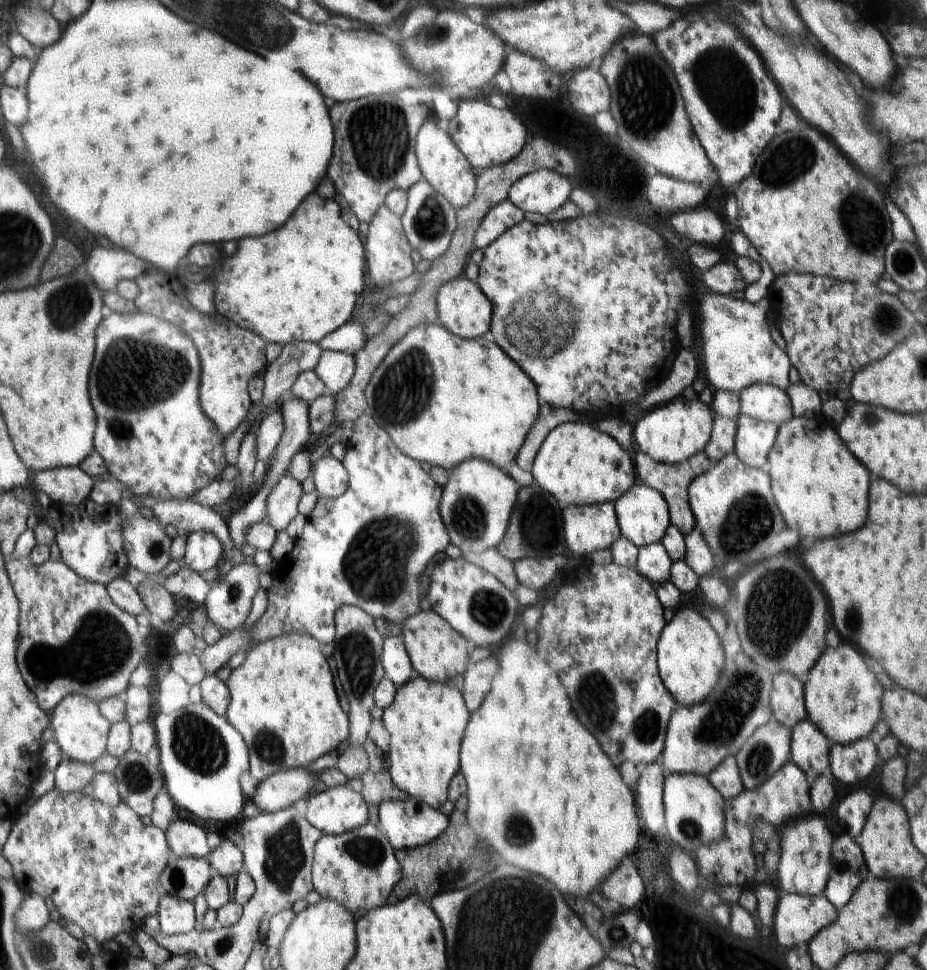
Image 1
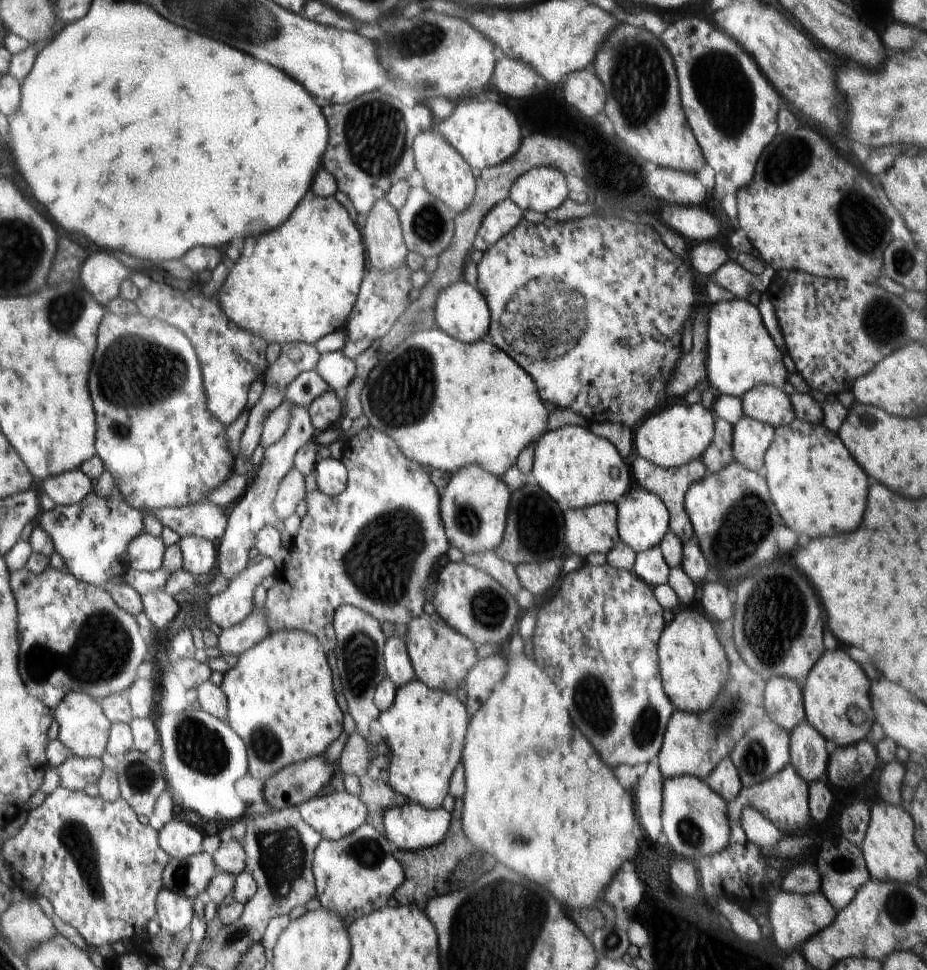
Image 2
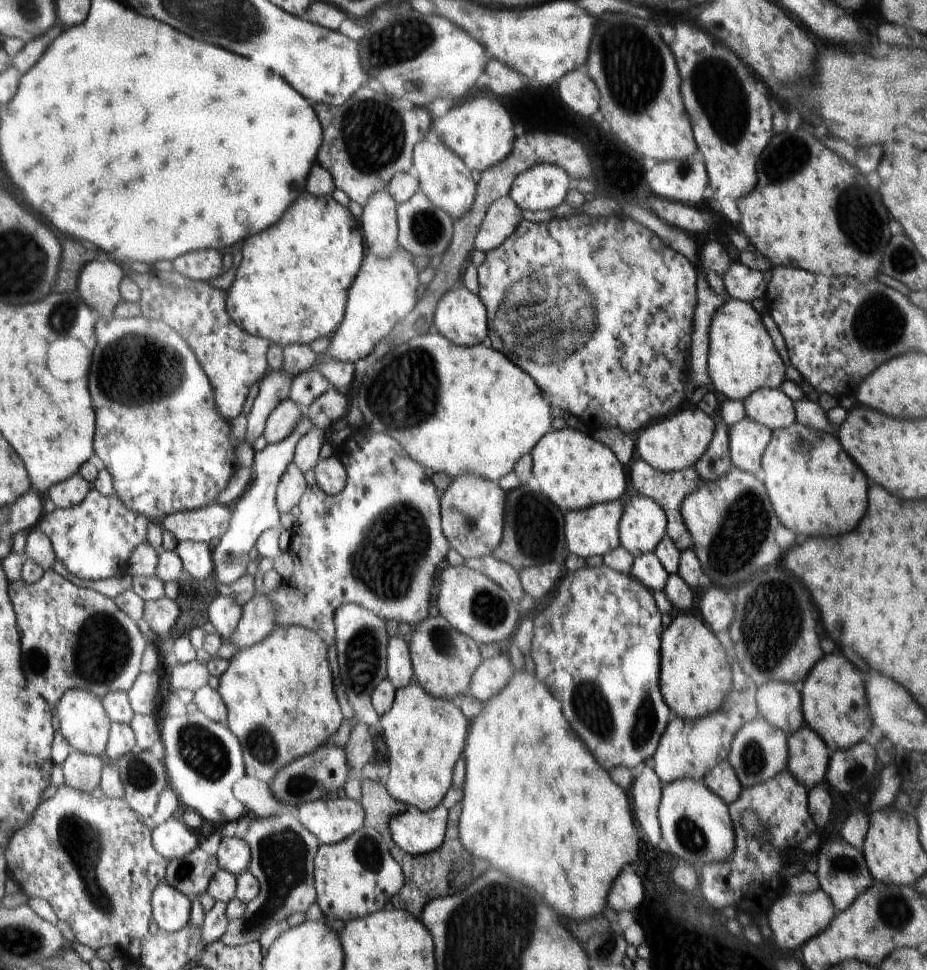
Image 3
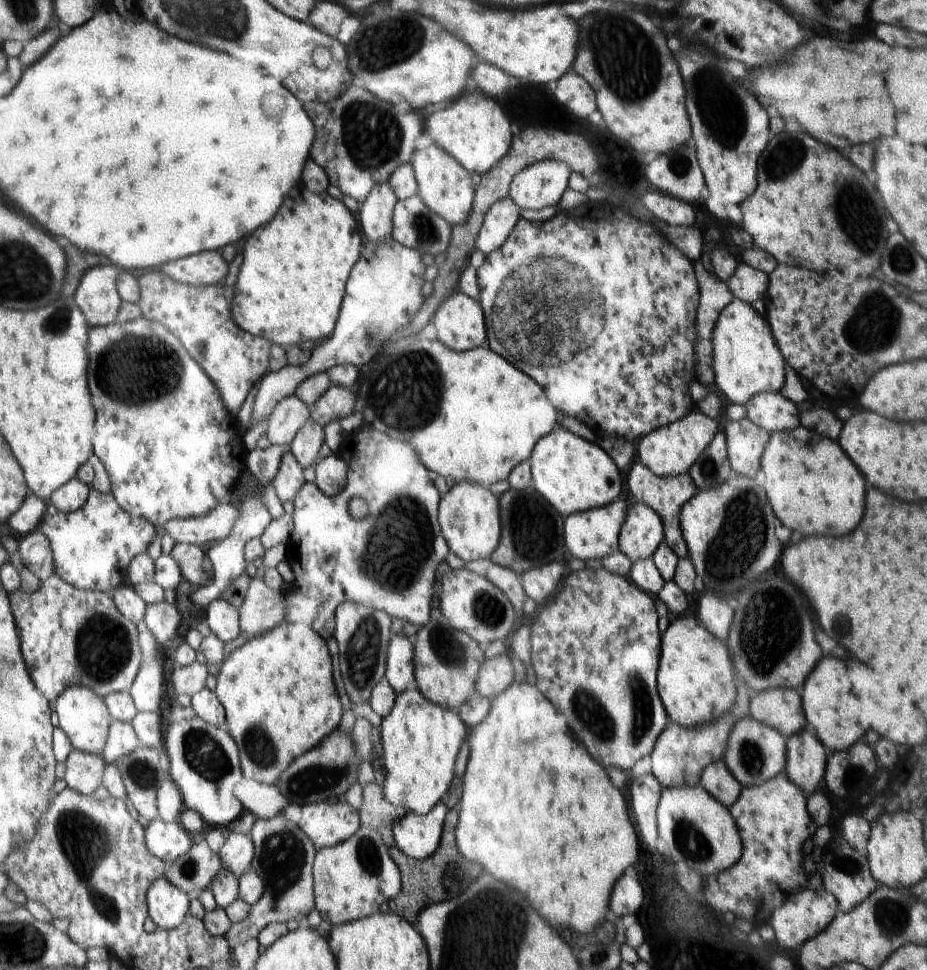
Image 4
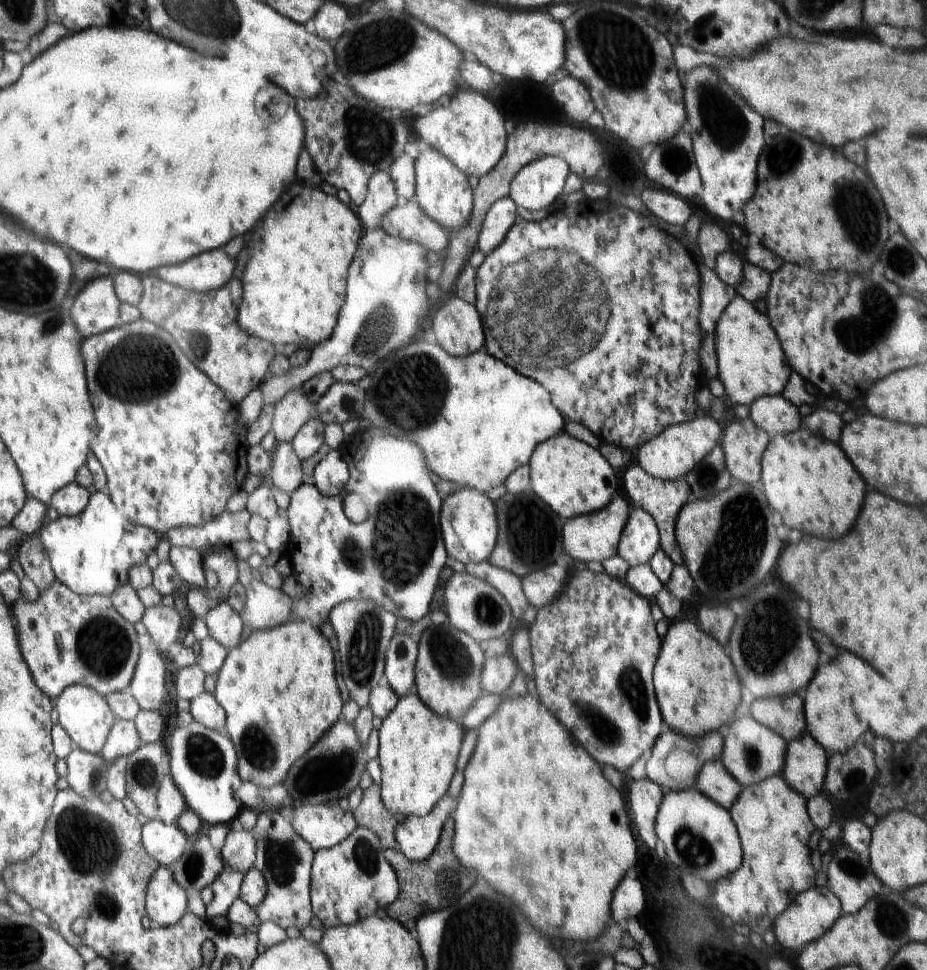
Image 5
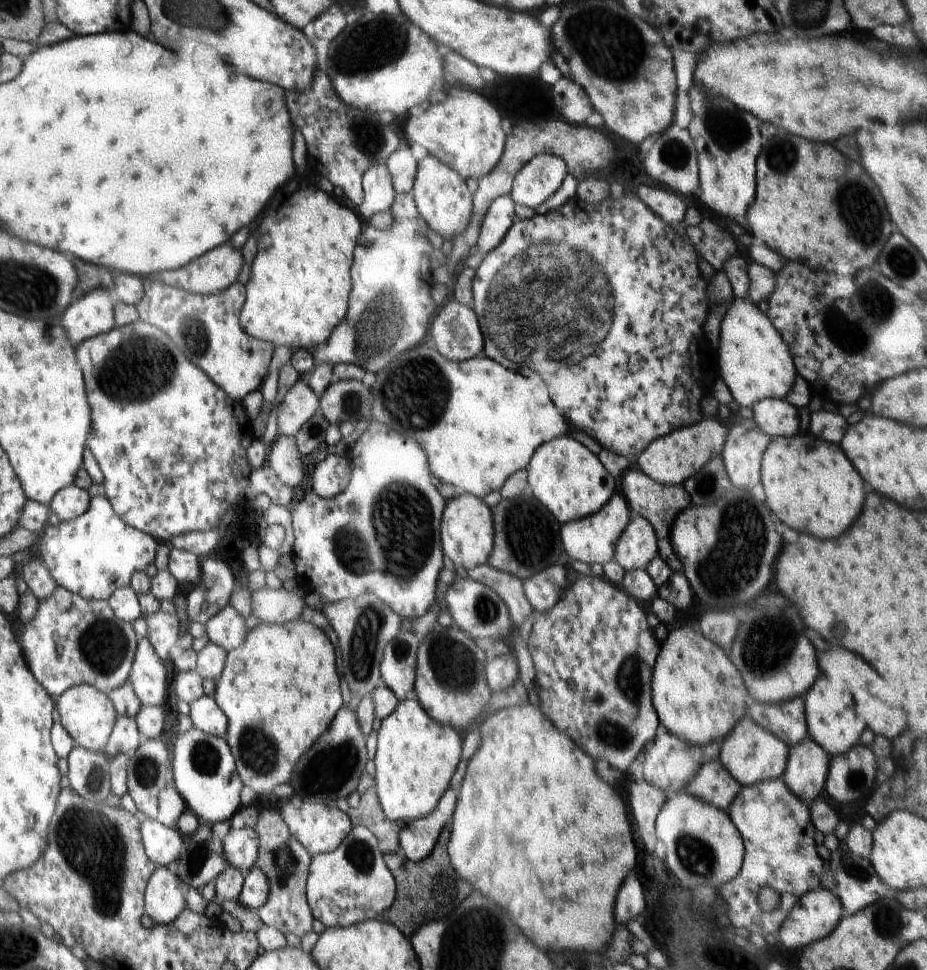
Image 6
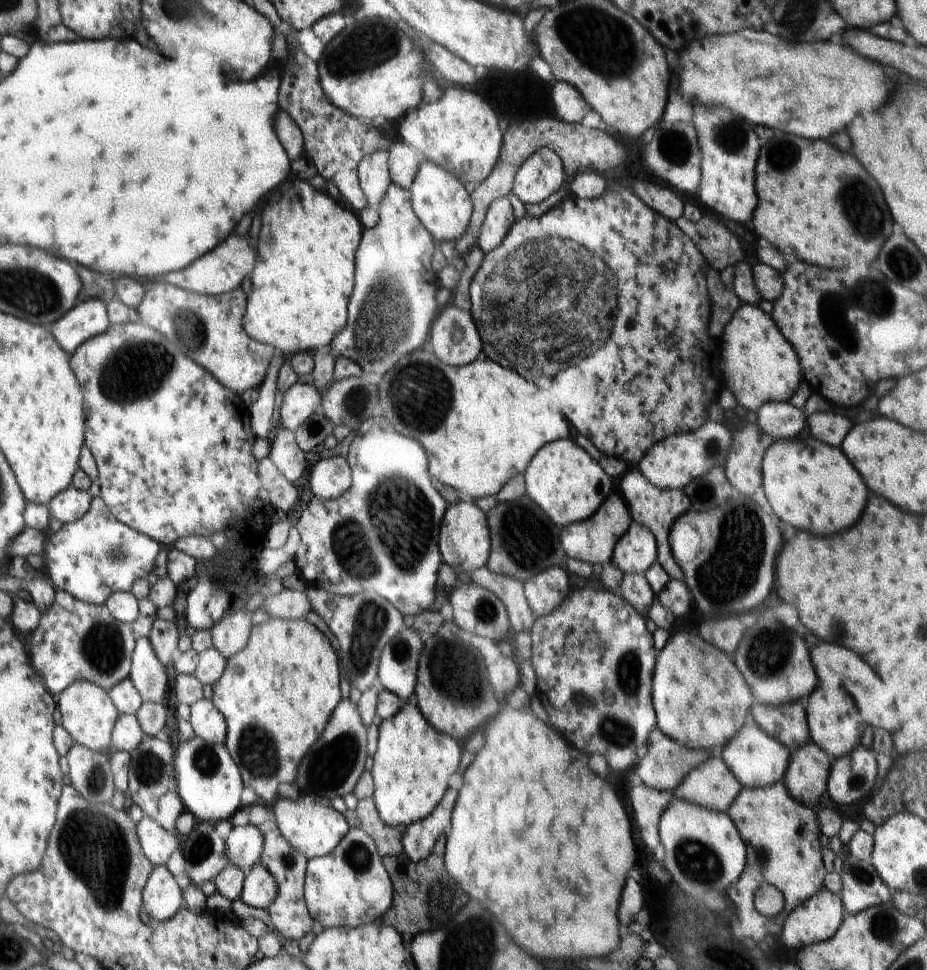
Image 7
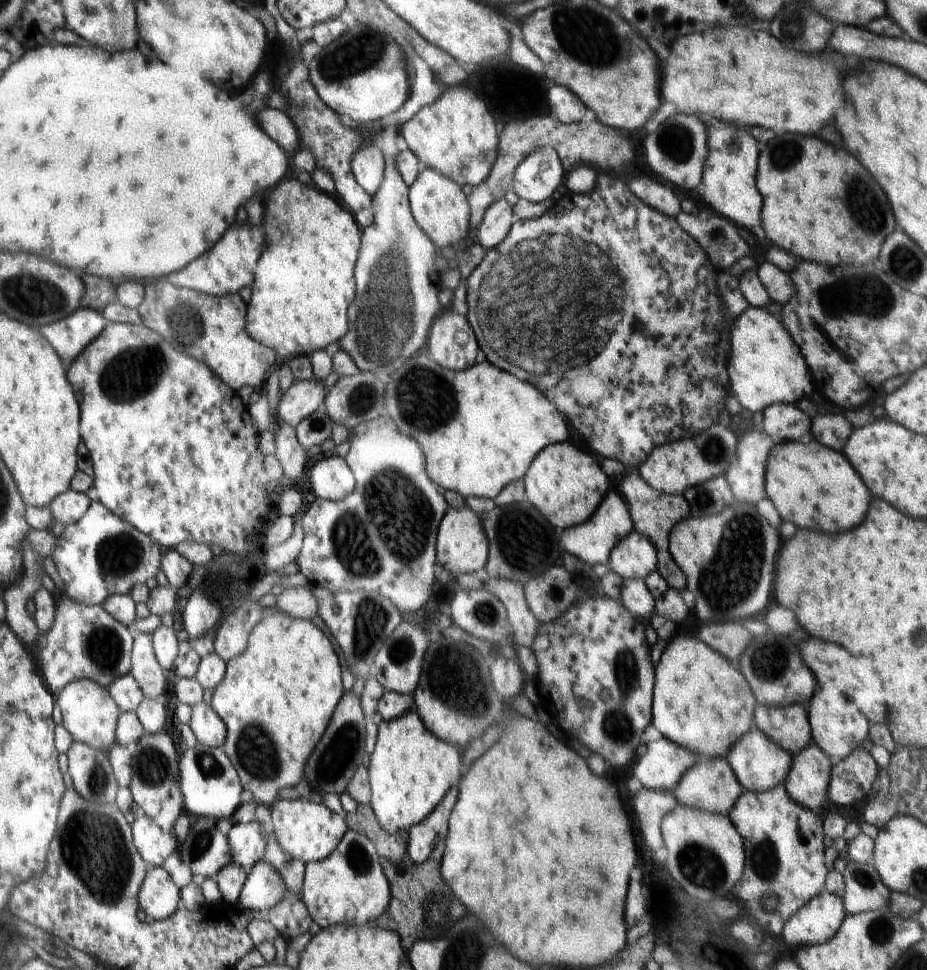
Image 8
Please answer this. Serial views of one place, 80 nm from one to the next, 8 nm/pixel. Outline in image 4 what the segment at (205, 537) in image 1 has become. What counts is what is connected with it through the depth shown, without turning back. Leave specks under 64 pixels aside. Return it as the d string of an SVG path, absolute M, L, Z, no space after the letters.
M176 543L171 551L170 556L179 564L182 576L198 587L207 575L202 570L202 562L204 562L204 552L200 545L189 545L186 543Z

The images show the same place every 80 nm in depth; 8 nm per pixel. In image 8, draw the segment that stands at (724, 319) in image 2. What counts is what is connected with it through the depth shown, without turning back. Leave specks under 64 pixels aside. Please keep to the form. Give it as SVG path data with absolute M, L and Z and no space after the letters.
M750 306L737 316L731 343L730 378L734 396L746 414L763 412L770 405L778 403L794 405L804 396L812 394L811 374L802 350L786 326L772 318L766 308Z

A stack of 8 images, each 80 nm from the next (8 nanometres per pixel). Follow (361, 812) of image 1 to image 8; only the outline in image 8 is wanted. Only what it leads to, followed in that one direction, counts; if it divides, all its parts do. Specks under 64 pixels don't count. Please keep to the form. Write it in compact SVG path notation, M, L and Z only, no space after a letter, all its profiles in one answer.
M278 798L270 809L274 836L277 841L286 854L301 860L306 866L309 862L324 861L326 857L329 857L340 844L344 834L348 832L344 818L328 810L321 801L313 803L308 799Z

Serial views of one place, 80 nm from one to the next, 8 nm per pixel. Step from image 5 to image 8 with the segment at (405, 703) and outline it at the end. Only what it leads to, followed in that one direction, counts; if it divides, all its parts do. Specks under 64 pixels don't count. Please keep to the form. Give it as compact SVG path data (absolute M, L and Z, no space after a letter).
M413 707L402 717L380 722L377 741L367 771L371 788L369 805L373 807L374 814L377 815L377 821L381 823L381 826L390 834L396 834L401 830L408 831L411 826L422 822L446 796L452 780L460 776L460 754L454 745L439 739L426 728L425 723L422 722L420 715Z

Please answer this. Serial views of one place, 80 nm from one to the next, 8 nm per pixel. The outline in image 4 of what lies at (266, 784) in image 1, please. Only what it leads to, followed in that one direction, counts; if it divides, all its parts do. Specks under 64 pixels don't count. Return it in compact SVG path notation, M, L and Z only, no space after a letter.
M334 729L320 745L294 760L278 778L276 785L280 789L280 794L289 803L298 804L300 807L307 804L316 805L332 796L344 794L352 784L357 782L358 766L361 762L351 734Z

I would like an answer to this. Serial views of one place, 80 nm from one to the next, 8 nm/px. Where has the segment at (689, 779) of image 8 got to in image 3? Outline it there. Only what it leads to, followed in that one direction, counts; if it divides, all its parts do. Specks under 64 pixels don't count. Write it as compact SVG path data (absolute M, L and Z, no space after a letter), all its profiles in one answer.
M728 759L706 776L704 784L713 794L720 796L726 804L732 804L741 797L740 779Z

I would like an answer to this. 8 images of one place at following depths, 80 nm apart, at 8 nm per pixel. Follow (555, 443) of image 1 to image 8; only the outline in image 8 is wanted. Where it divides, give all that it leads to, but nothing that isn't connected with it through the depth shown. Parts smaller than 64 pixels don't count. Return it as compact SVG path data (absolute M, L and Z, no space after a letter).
M568 442L543 448L530 463L522 481L526 500L546 518L550 517L550 524L559 530L582 525L592 518L608 492L606 474L594 458Z

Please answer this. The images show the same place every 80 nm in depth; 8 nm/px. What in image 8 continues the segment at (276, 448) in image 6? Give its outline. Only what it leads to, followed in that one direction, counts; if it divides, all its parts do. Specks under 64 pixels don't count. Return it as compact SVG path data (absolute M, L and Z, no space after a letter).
M279 423L275 430L275 455L287 481L295 480L304 472L306 450L298 442L295 428L288 423Z

